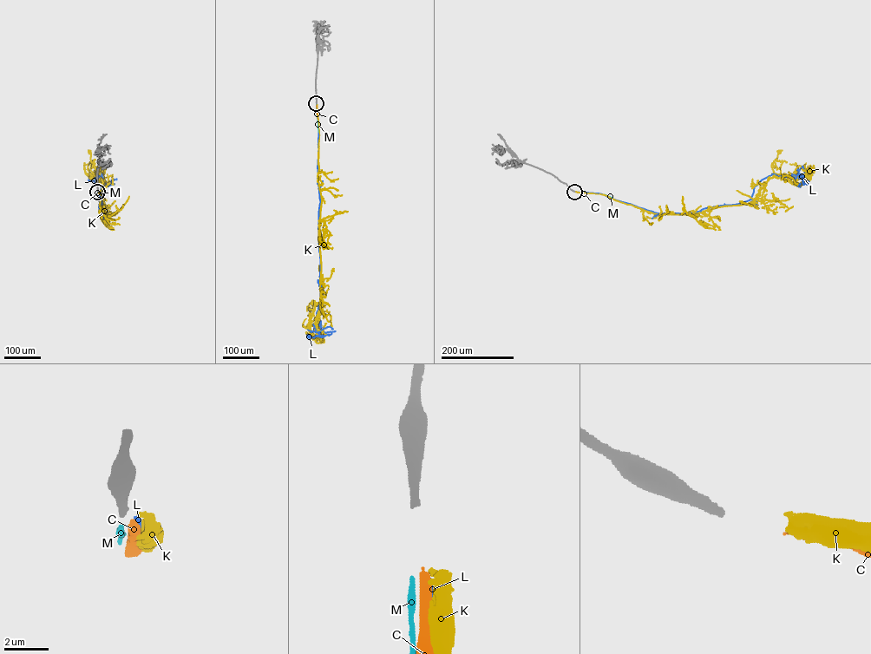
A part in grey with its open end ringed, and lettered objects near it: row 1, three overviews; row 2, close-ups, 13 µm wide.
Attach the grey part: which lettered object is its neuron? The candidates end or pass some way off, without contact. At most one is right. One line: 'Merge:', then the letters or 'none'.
Merge: C

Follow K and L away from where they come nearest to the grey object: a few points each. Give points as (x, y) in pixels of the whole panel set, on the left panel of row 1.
K: (98, 192), (101, 215), (103, 179), (91, 161), (88, 151)
L: (98, 192), (100, 213), (102, 176), (101, 173), (97, 178), (91, 176), (88, 180)

